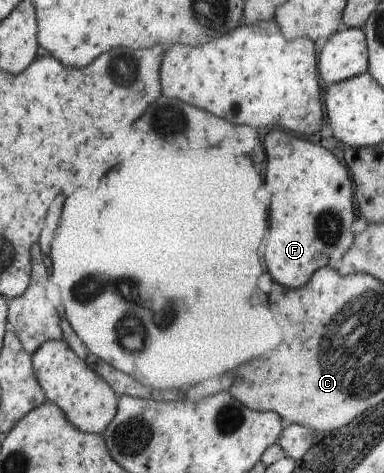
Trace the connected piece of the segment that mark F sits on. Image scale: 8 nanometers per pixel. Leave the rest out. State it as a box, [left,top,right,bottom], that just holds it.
[263,130,358,289]

